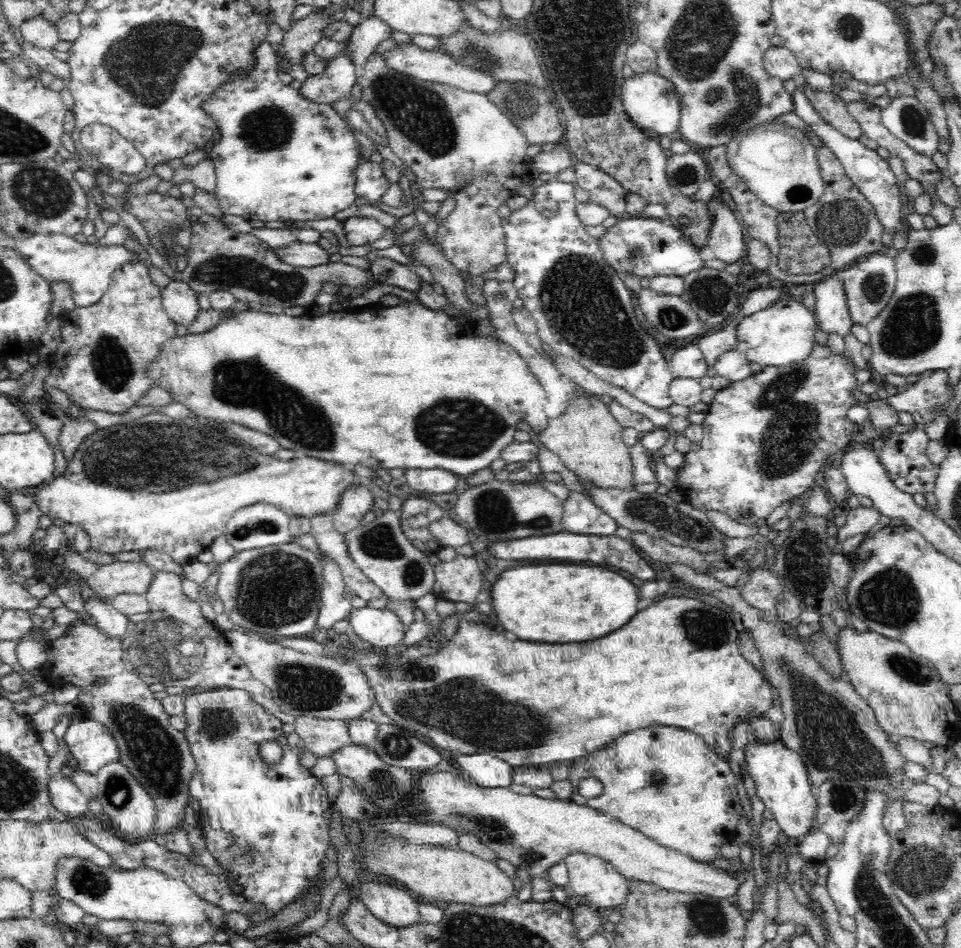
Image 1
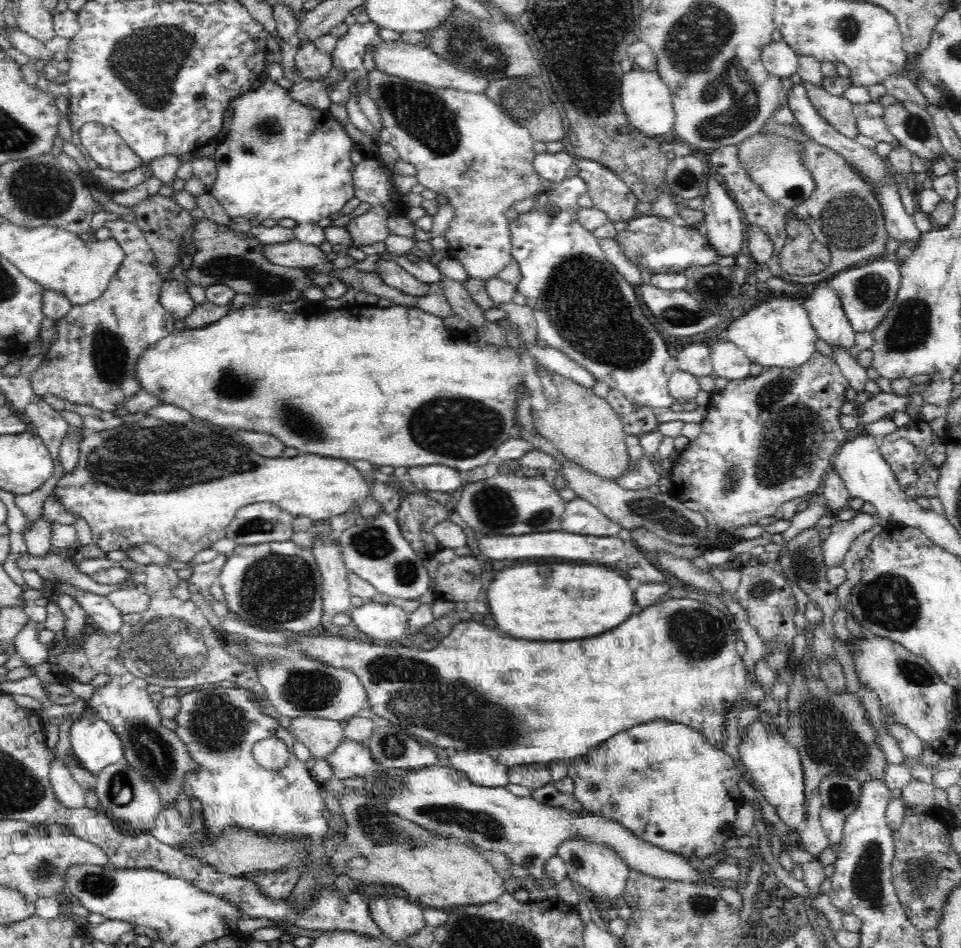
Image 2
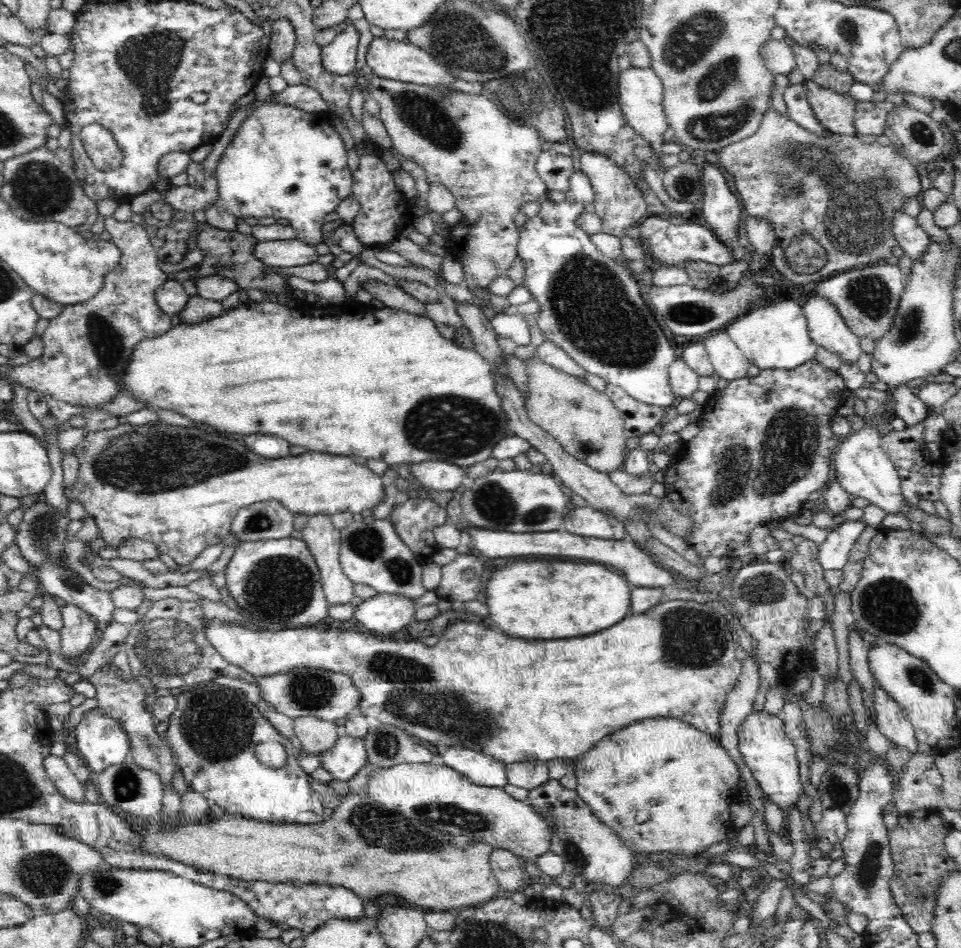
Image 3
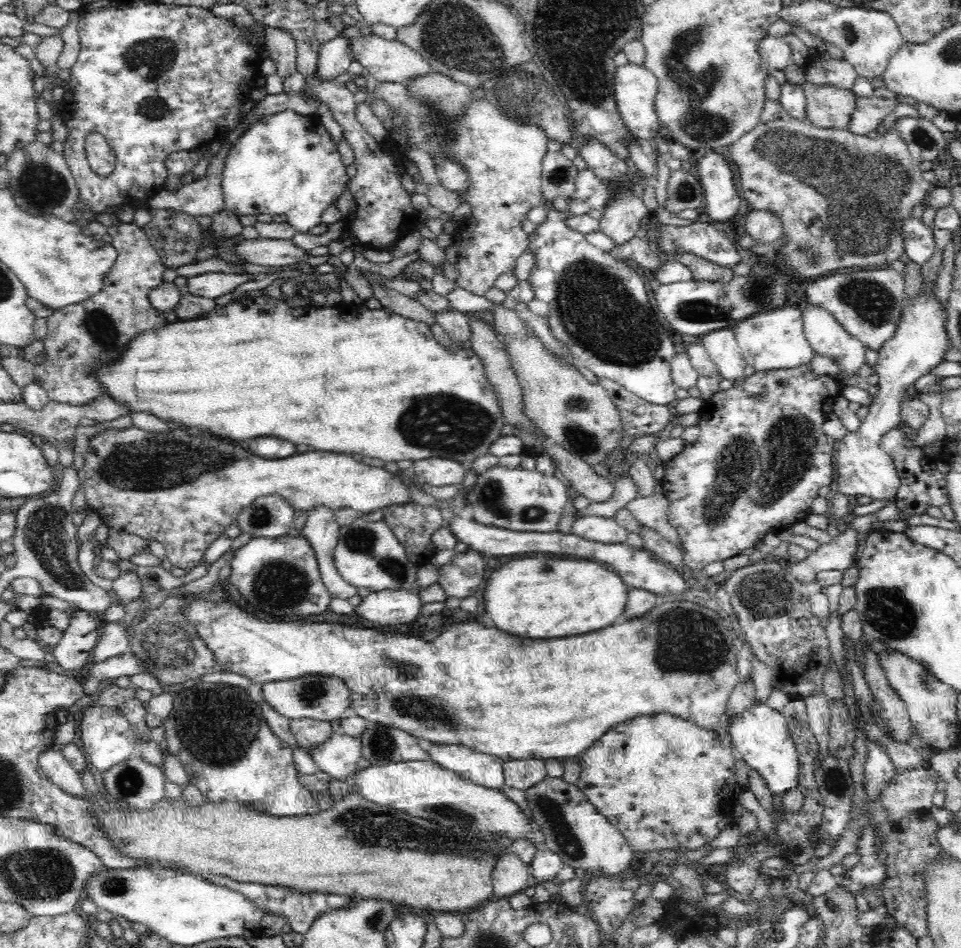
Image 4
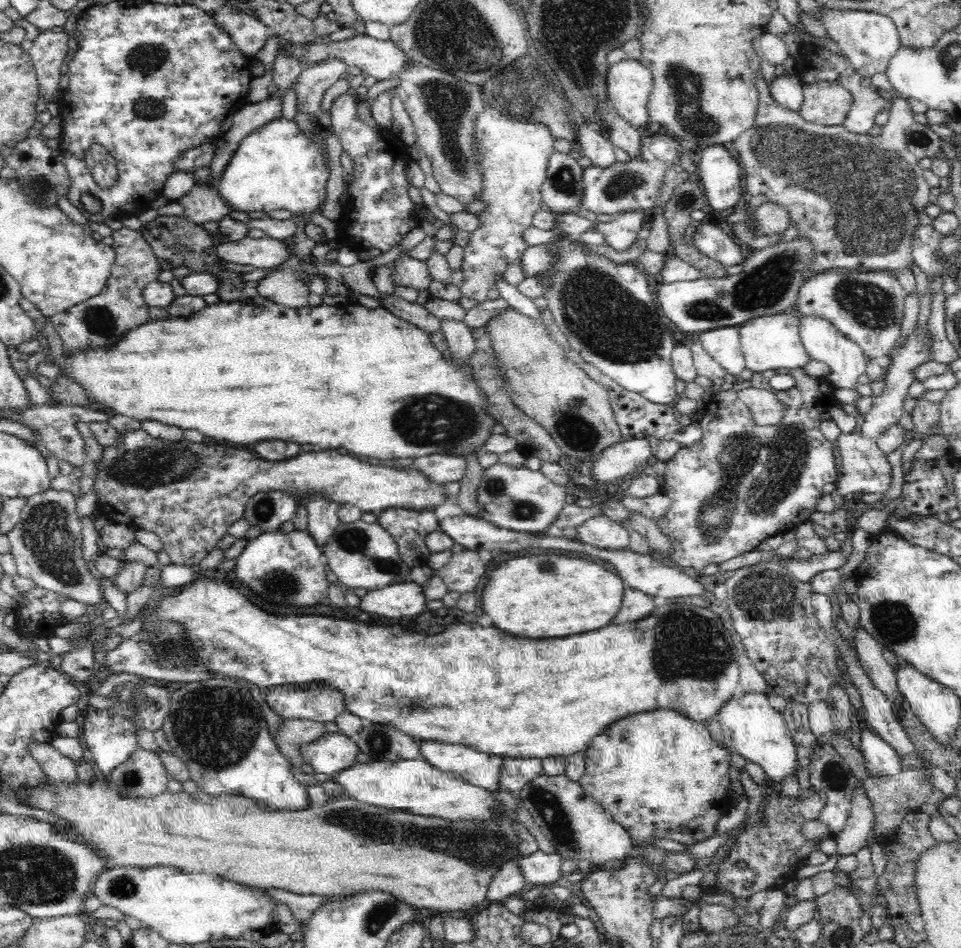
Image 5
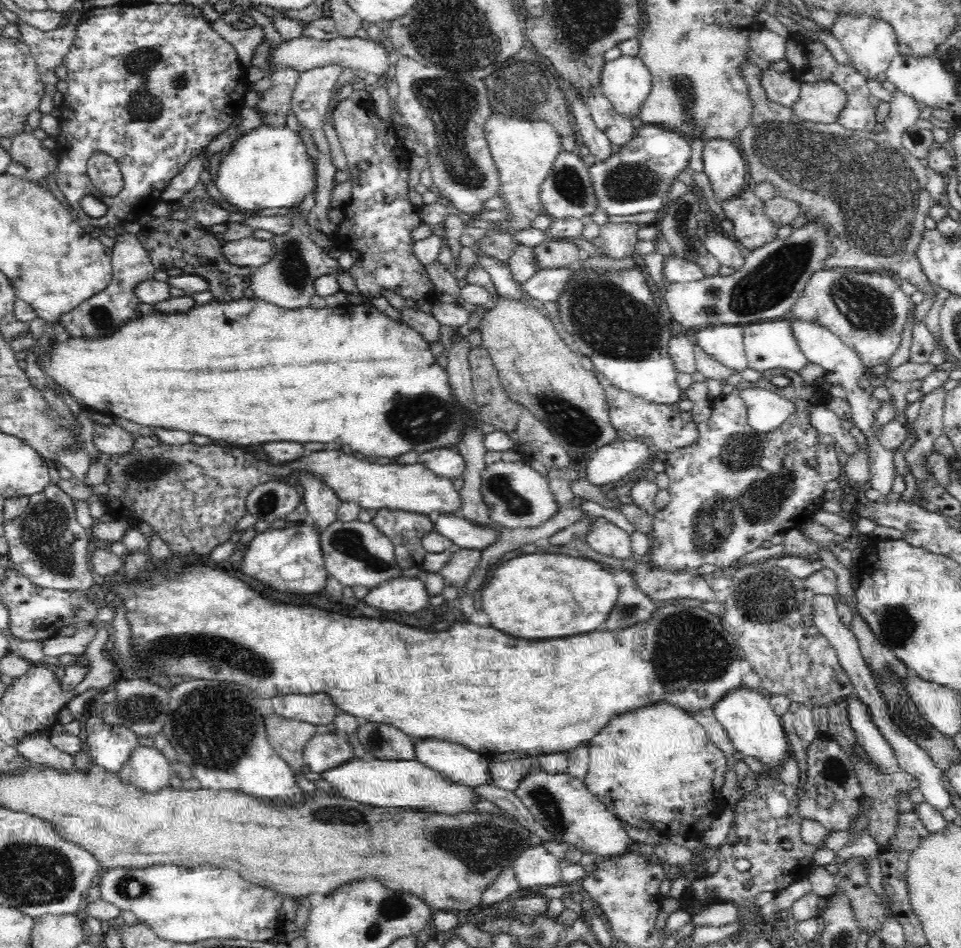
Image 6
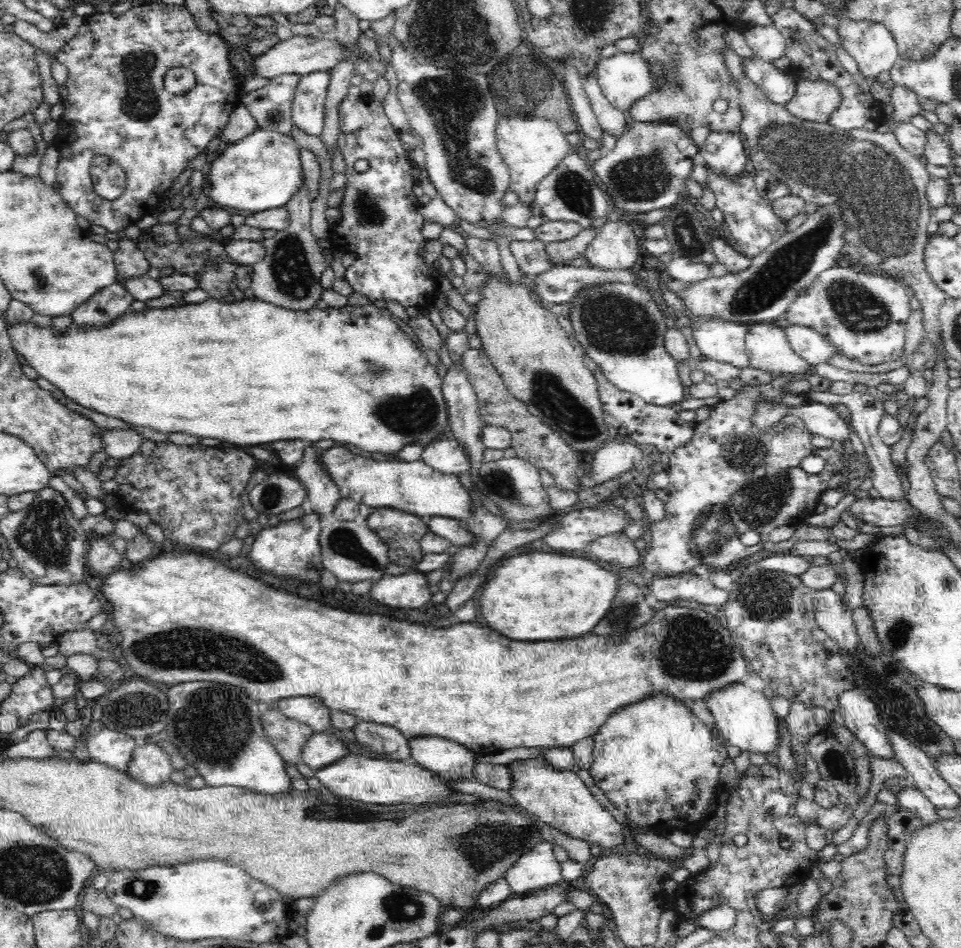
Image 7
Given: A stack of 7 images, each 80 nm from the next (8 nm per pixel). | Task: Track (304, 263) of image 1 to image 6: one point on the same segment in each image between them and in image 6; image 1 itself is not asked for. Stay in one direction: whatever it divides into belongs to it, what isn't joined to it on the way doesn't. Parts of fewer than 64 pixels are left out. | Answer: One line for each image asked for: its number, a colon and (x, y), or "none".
2: (296, 254)
3: (278, 253)
4: (264, 252)
5: (265, 252)
6: (251, 252)

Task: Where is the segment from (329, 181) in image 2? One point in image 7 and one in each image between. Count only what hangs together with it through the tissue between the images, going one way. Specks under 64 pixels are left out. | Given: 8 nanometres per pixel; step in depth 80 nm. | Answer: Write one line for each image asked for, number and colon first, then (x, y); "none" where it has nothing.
3: (284, 162)
4: (283, 163)
5: (275, 167)
6: (268, 168)
7: (262, 171)

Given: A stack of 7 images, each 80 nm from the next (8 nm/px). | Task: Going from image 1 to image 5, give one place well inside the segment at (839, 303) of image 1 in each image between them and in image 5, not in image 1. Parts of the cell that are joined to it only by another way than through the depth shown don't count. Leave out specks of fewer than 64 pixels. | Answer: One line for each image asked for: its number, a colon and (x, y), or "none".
2: (826, 313)
3: (827, 330)
4: (826, 337)
5: (822, 341)

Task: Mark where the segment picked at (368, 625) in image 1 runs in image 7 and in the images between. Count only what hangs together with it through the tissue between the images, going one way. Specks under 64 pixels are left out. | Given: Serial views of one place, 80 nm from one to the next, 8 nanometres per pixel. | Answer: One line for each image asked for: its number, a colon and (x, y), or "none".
2: (382, 623)
3: (384, 613)
4: (385, 608)
5: (401, 599)
6: (399, 593)
7: (409, 590)

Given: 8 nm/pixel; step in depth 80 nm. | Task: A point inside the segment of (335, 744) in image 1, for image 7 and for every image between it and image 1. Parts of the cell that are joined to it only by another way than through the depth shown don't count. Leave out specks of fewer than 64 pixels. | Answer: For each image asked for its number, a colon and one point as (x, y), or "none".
2: (321, 736)
3: (315, 735)
4: (309, 733)
5: (293, 733)
6: (288, 737)
7: (289, 737)

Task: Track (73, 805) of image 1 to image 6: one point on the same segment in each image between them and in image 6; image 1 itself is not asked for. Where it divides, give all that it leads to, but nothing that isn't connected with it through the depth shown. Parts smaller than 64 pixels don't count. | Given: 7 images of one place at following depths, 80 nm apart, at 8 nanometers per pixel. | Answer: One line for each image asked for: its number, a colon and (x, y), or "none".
2: (69, 793)
3: (68, 785)
4: (56, 767)
5: (57, 767)
6: (37, 748)

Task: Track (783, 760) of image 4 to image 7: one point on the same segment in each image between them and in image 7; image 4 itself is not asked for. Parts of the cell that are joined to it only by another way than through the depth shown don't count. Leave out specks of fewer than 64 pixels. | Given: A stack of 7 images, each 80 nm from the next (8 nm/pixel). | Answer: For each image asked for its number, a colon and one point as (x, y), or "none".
5: (750, 725)
6: (750, 722)
7: (744, 716)

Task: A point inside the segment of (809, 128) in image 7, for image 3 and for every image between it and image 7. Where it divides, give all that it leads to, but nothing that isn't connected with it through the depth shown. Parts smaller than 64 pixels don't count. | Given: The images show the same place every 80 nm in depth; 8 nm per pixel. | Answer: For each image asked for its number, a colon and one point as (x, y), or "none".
3: (849, 190)
4: (840, 197)
5: (856, 197)
6: (870, 194)

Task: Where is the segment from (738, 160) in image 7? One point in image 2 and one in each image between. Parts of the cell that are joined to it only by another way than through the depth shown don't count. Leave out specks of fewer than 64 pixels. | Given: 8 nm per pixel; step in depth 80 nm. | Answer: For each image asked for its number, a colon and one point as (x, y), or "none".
2: (723, 220)
3: (719, 205)
4: (722, 201)
5: (720, 174)
6: (722, 162)

